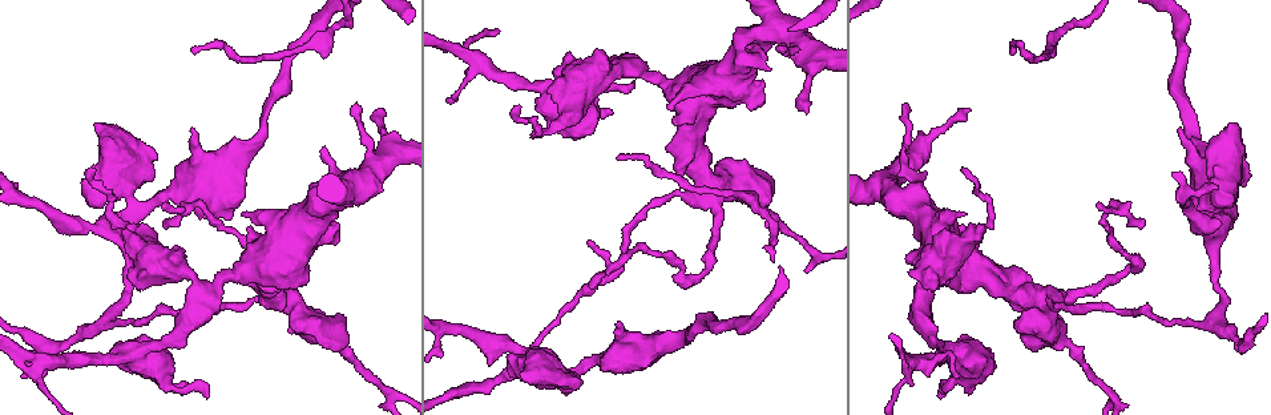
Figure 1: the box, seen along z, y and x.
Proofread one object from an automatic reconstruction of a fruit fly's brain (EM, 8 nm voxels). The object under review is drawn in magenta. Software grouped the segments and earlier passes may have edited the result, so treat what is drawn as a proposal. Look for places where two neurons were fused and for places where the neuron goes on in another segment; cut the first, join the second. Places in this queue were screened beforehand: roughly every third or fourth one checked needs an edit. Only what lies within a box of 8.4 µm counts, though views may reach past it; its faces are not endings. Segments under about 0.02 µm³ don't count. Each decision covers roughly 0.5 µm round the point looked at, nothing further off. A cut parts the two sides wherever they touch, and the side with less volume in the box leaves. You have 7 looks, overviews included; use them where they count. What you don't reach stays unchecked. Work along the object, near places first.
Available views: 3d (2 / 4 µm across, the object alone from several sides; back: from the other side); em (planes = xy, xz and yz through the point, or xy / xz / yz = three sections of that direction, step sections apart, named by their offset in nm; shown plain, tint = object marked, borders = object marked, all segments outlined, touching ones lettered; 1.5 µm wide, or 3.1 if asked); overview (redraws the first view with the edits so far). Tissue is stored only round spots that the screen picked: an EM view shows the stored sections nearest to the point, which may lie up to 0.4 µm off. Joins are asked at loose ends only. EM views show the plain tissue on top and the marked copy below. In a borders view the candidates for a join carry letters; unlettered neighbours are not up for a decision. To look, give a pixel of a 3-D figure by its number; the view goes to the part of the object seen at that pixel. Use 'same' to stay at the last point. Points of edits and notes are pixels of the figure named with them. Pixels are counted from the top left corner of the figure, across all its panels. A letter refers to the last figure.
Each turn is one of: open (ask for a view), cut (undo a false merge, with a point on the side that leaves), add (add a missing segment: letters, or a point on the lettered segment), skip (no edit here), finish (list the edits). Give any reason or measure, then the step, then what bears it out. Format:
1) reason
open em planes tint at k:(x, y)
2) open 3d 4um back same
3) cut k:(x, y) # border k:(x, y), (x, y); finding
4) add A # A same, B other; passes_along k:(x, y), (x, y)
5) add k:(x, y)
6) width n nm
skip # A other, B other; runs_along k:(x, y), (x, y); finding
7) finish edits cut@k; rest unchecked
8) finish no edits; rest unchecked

open 3d 4um at 1:(968, 386)

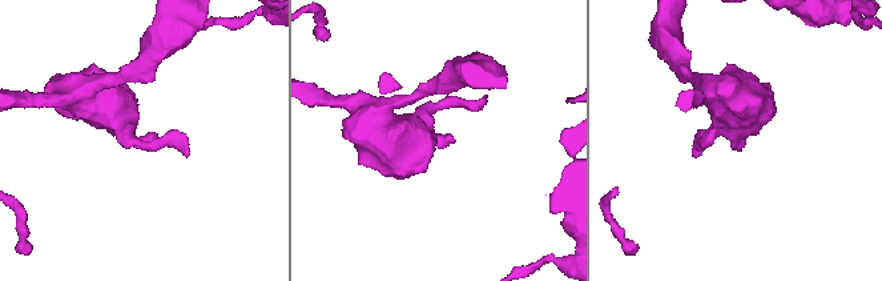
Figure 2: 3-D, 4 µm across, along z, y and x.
open em planes borders at 2:(154, 132)

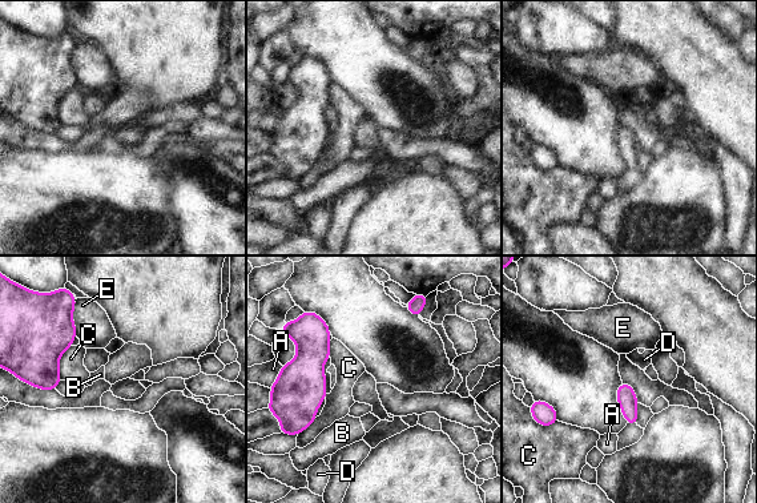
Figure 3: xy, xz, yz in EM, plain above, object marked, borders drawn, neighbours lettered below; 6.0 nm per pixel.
skip # A other, B other, C other, D other, E other; border 3:(71, 346), (60, 355), (60, 379); none of them fits

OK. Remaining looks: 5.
free end
open em planes borders at 1:(163, 205)

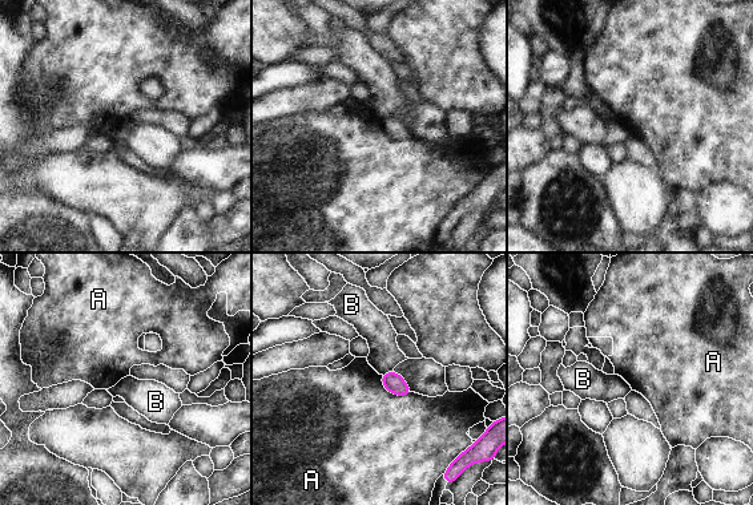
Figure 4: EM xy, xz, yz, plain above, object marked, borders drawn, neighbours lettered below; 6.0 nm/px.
width 120 nm
skip # A other, B other; border 4:(381, 375), (389, 391), (411, 392); no lettered segment goes on from it

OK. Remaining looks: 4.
branch stops here
open 3d 2um back at 1:(581, 381)

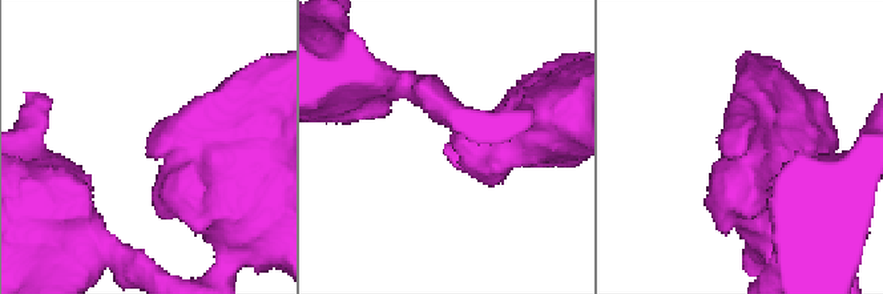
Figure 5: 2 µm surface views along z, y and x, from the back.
open em xz step 4 borders at 5:(745, 151)

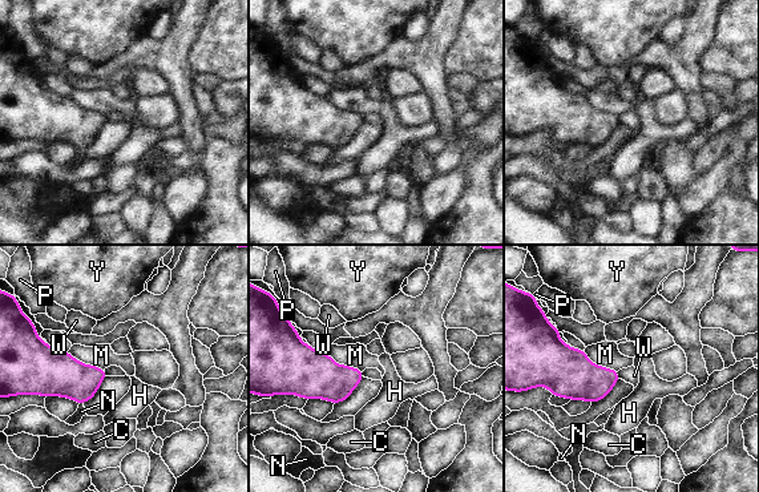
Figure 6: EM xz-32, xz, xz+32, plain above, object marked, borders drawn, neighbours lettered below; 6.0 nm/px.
skip # C other, H other, M other, N other, P other, W other, Y other; border 6:(584, 350), (596, 365), (617, 371); no lettered segment goes on from it

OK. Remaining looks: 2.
finish no edits; rest unchecked

